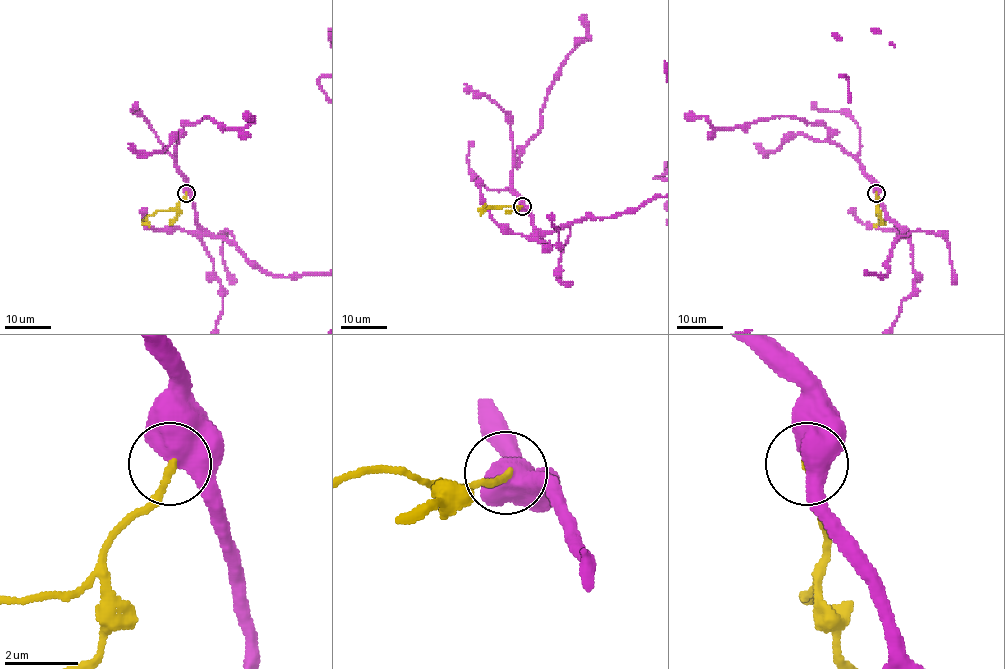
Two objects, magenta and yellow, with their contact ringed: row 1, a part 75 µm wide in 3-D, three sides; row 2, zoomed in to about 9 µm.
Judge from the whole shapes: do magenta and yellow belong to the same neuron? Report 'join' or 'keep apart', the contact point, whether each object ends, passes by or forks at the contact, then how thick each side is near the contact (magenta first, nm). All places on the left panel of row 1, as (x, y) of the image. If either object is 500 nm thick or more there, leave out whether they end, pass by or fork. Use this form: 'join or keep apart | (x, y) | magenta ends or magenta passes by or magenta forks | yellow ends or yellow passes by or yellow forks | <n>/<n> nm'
keep apart | (186, 193) | 750/180 nm

